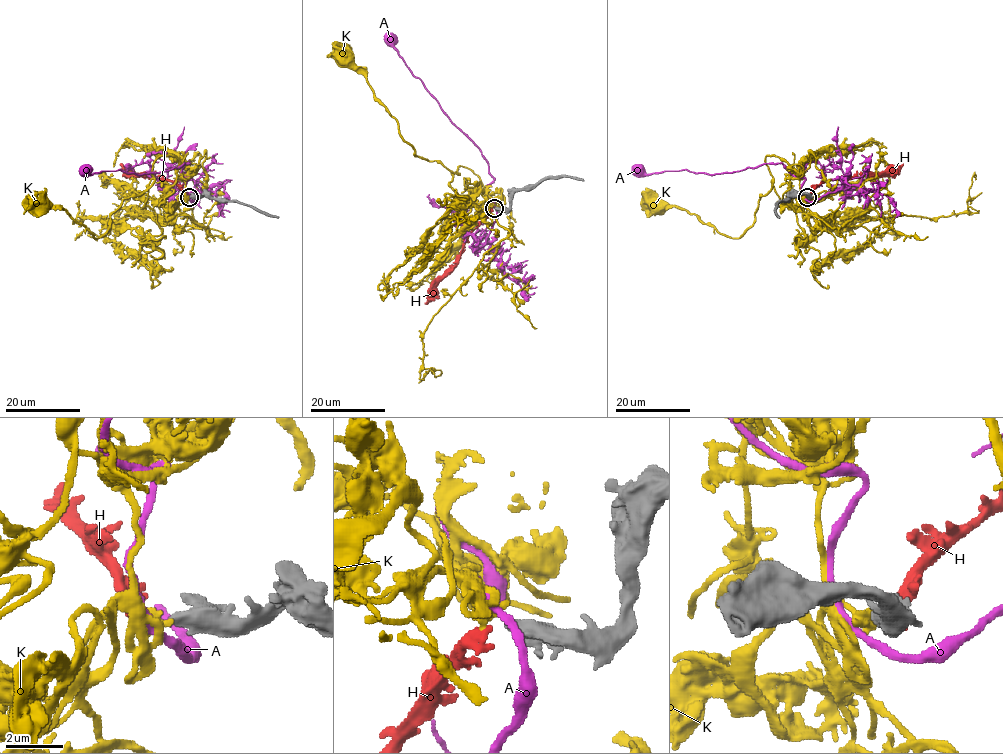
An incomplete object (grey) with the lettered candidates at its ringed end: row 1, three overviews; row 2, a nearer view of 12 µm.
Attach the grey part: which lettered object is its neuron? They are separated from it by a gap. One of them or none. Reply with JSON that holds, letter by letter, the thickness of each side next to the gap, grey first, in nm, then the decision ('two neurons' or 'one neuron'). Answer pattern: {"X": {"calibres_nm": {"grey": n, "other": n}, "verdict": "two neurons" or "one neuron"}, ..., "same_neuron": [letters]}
{"A": {"calibres_nm": {"grey": 400, "other": 280}, "verdict": "two neurons"}, "H": {"calibres_nm": {"grey": 400, "other": 280}, "verdict": "one neuron"}, "K": {"calibres_nm": {"grey": 400, "other": 400}, "verdict": "two neurons"}, "same_neuron": ["H"]}

